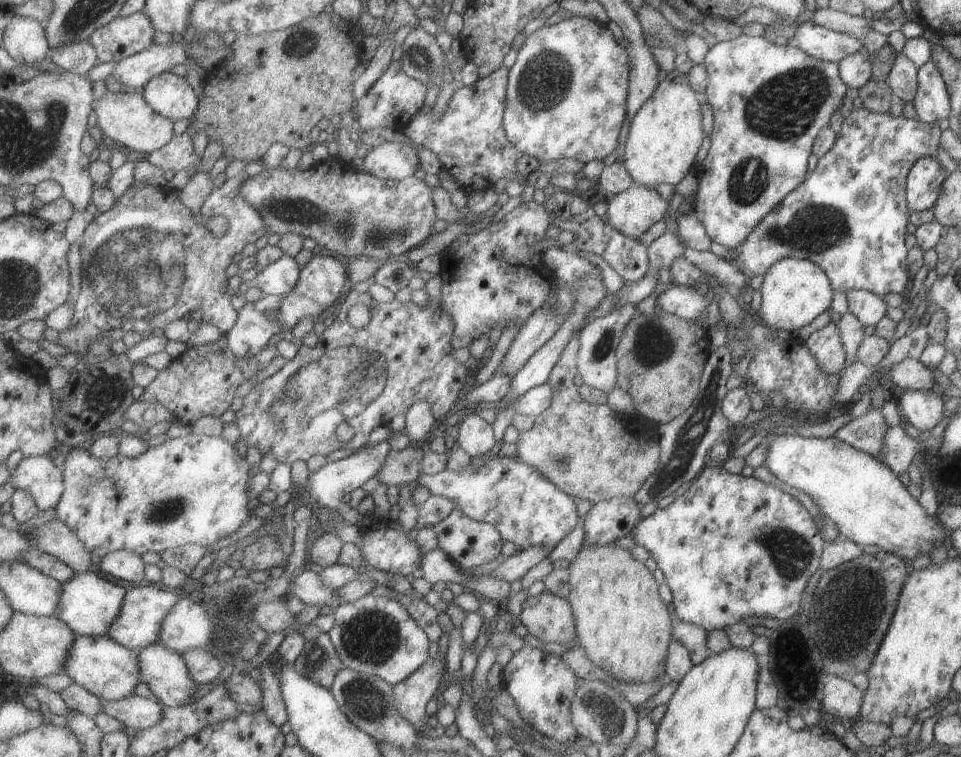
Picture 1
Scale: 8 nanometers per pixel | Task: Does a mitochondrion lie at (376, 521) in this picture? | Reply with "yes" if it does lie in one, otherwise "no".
no

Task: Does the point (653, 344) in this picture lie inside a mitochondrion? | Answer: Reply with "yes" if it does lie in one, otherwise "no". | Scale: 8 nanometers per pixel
yes

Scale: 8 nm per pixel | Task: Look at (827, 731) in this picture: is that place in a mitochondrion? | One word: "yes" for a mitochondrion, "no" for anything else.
no

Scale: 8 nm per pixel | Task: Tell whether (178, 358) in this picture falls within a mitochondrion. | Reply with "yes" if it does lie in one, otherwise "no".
no

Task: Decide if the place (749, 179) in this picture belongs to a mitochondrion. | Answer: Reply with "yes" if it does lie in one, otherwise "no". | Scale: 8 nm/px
yes

